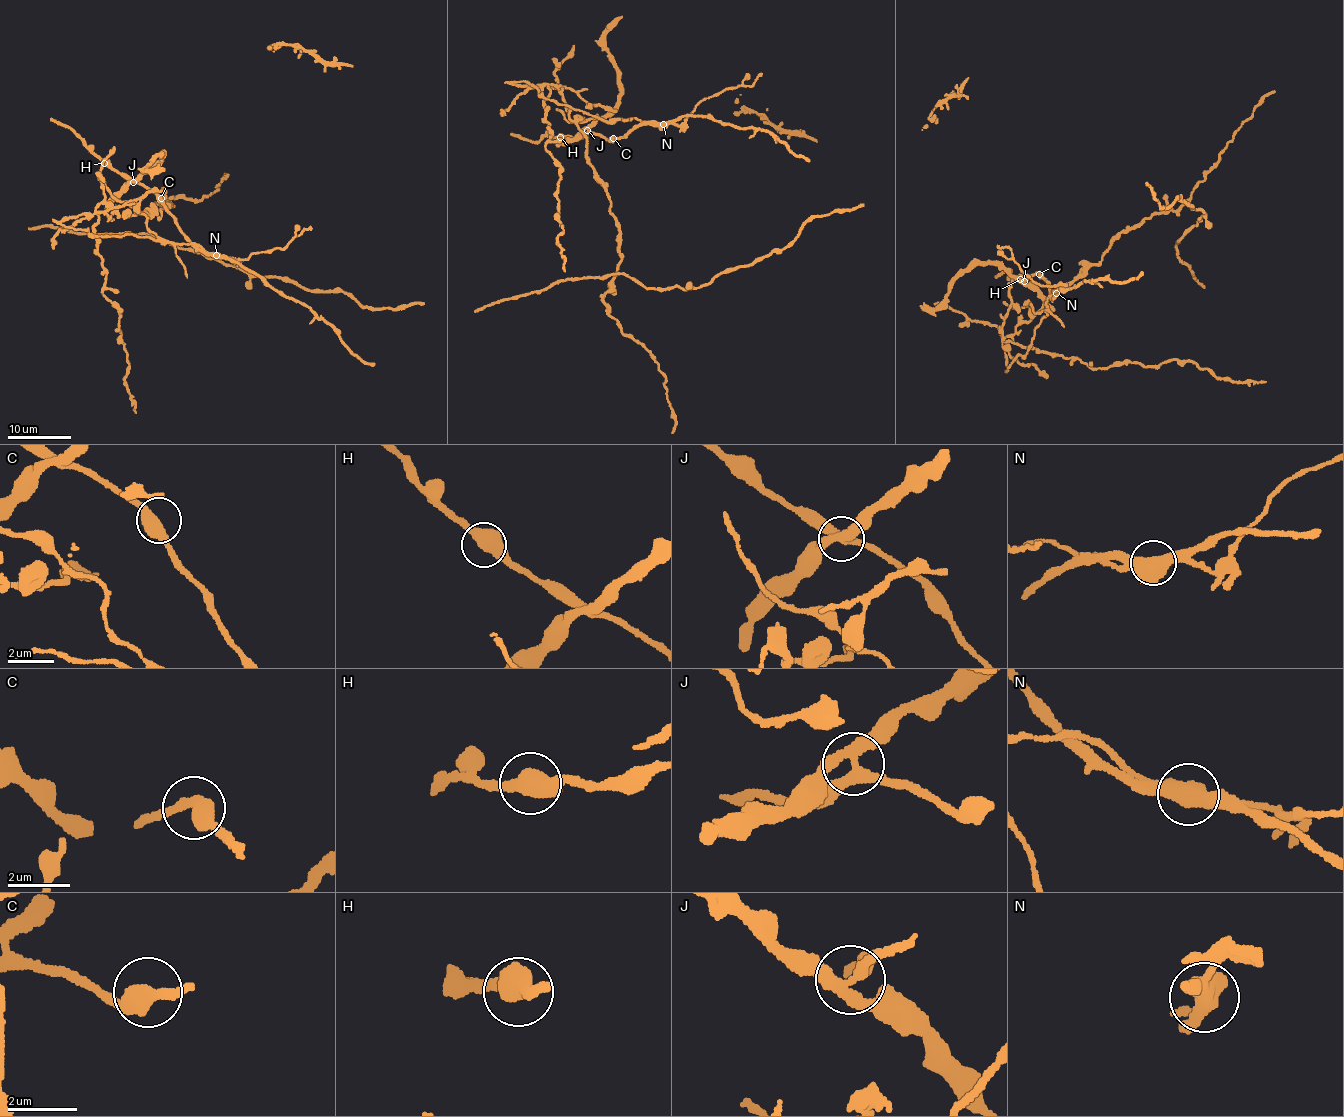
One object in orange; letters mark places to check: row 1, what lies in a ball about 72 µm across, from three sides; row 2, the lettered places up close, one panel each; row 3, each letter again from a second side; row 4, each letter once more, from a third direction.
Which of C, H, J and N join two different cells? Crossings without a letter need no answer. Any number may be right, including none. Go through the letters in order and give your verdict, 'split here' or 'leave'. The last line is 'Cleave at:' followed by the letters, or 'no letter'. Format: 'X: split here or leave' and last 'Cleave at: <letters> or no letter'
C: leave
H: leave
J: split here
N: split here
Cleave at: J, N

